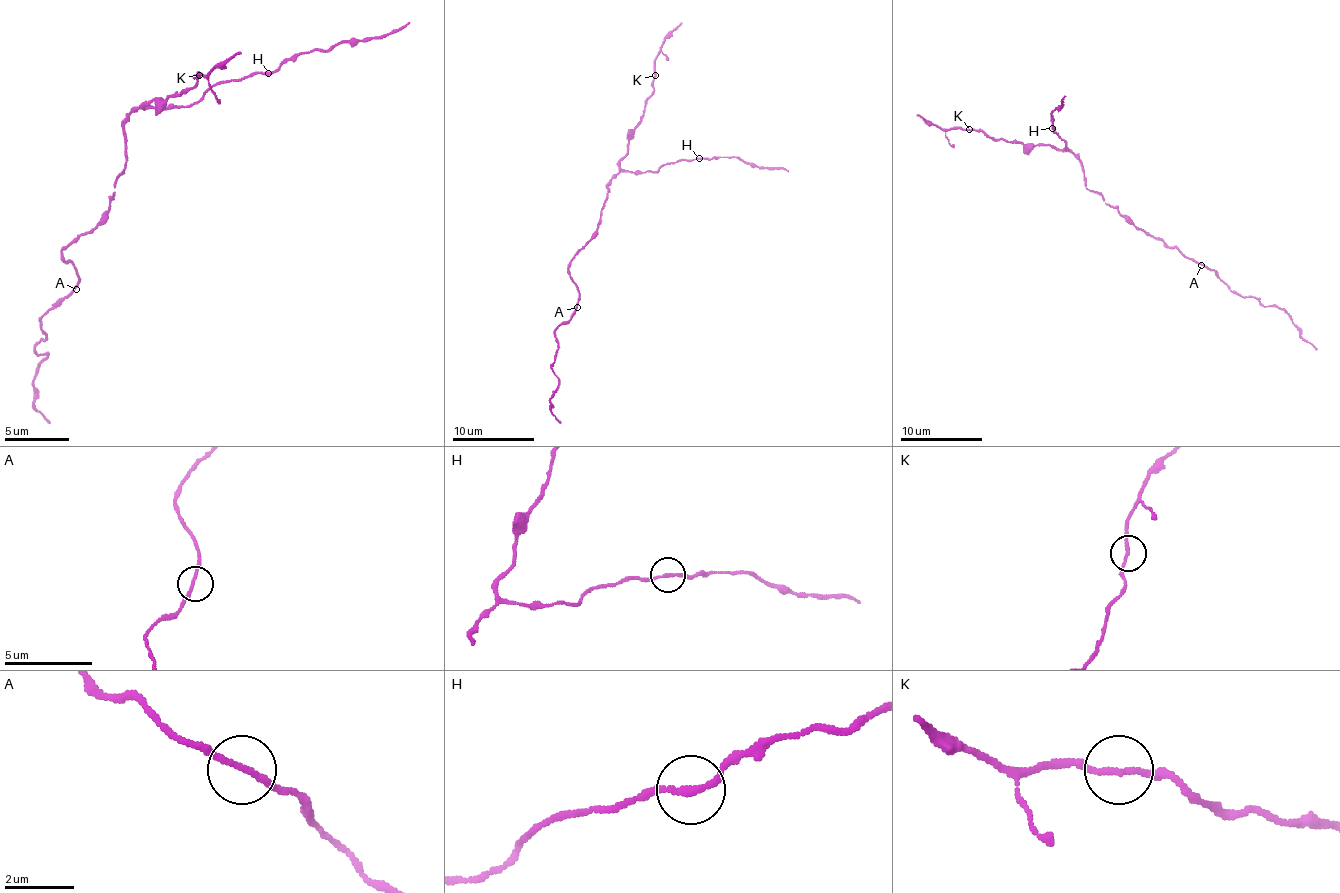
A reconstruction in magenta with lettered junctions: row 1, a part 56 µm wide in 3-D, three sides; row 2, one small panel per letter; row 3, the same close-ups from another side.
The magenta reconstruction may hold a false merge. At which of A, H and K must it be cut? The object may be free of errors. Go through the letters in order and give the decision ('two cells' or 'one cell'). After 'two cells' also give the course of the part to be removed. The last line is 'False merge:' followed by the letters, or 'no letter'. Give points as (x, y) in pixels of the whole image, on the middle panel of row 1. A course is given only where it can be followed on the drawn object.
A: one cell
H: one cell
K: one cell
False merge: no letter

